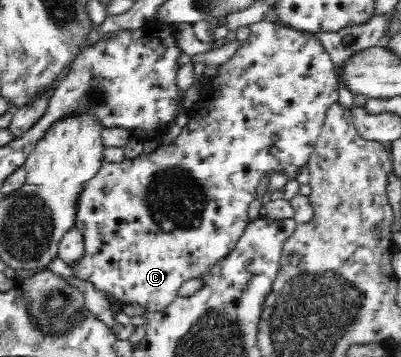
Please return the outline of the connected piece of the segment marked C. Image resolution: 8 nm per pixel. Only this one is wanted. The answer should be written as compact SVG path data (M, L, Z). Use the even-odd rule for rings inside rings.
M261 20L253 22L250 26L249 38L241 44L233 58L219 65L215 78L205 84L197 102L197 110L193 109L189 122L182 127L181 133L167 145L160 144L151 153L141 153L138 157L127 159L127 162L115 163L104 159L101 170L97 176L85 184L80 194L79 212L77 213L77 230L82 232L85 245L85 254L81 261L72 267L75 278L83 279L94 284L99 290L109 292L110 295L128 305L136 302L145 308L148 314L164 310L179 296L181 285L189 279L203 276L212 266L219 264L235 248L237 241L244 233L244 228L249 223L249 204L259 188L260 180L271 176L274 172L285 172L290 180L295 180L302 166L309 163L311 153L317 144L317 136L325 124L329 108L338 103L339 84L337 82L335 67L331 56L326 52L318 35L283 25L281 22Z

